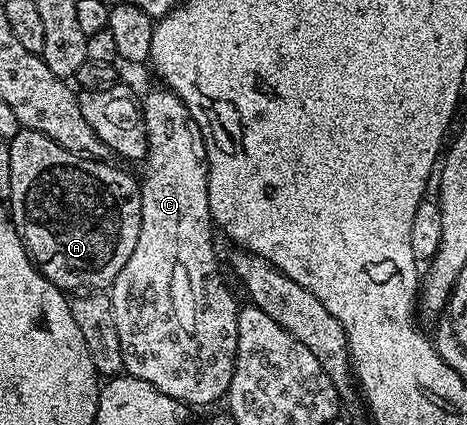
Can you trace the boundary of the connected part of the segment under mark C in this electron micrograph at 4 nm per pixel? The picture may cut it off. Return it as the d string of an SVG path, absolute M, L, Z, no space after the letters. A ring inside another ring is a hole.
M160 85L157 88L157 91L148 91L142 95L146 141L148 142L148 154L142 160L144 179L142 175L139 180L140 196L142 197L142 229L138 229L138 245L134 245L134 253L130 253L130 261L126 261L126 265L122 265L122 273L118 273L118 277L112 282L110 288L112 308L114 309L114 325L118 325L118 342L122 345L122 361L124 362L124 371L127 374L154 385L154 389L166 393L182 405L193 403L194 406L200 407L203 403L212 403L215 399L223 400L227 396L228 386L234 373L234 361L236 360L238 302L236 303L231 289L224 284L224 279L220 276L220 263L216 260L216 247L212 244L214 224L210 213L210 197L208 196L208 150L204 144L204 138L198 125L190 117L190 109L186 109L184 102L167 87Z

